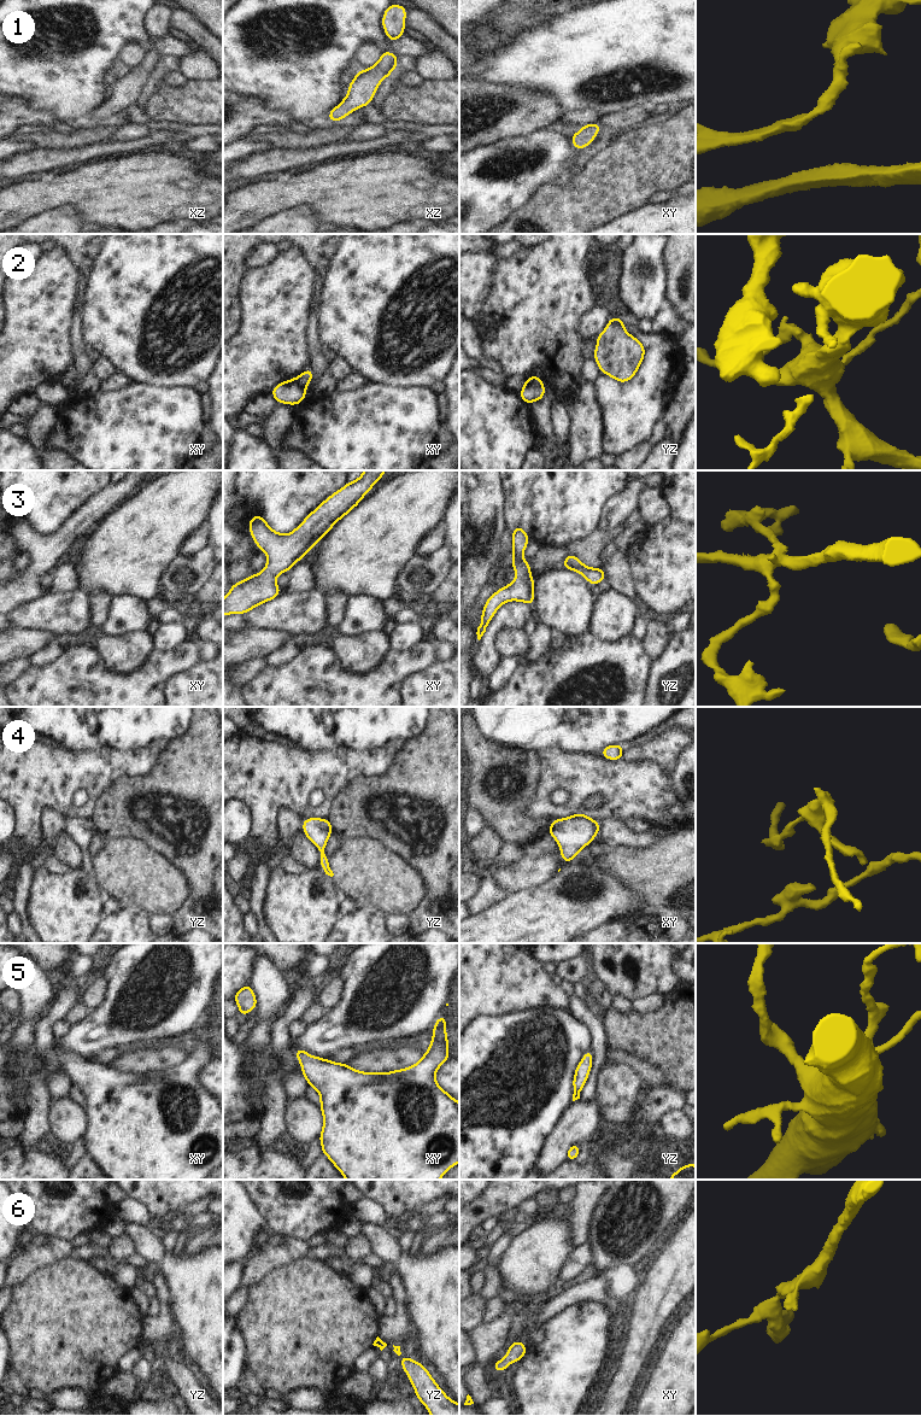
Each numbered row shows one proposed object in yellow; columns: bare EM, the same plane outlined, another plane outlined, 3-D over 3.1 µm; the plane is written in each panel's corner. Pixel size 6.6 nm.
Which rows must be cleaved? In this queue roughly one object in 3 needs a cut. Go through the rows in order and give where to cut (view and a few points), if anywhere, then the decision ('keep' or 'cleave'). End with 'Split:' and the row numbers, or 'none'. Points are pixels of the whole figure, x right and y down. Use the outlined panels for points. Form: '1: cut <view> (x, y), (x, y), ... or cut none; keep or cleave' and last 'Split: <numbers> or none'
1: cut none; keep
2: cut xy (297, 378), (304, 386); cleave
3: cut none; keep
4: cut none; keep
5: cut none; keep
6: cut none; keep
Split: 2

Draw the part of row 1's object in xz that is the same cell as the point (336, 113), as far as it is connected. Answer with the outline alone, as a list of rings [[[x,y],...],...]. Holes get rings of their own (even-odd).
[[[385,51],[380,60],[370,69],[358,70],[357,76],[348,84],[348,94],[339,106],[332,109],[328,121],[338,122],[362,106],[369,106],[376,88],[383,78],[395,70],[399,57]]]

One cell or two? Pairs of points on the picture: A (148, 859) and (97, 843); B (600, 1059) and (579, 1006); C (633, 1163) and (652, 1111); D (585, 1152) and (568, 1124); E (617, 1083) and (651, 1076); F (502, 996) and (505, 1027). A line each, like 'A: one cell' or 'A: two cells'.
A: two cells
B: one cell
C: one cell
D: two cells
E: two cells
F: two cells

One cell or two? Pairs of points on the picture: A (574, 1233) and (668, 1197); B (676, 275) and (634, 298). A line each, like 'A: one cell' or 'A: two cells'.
A: two cells
B: two cells

